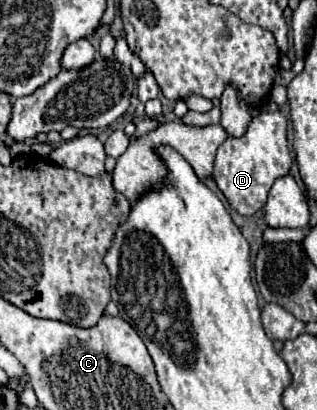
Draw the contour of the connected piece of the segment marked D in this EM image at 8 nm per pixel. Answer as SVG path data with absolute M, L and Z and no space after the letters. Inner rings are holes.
M260 113L252 119L242 137L232 137L218 147L212 177L216 175L216 185L234 211L240 215L254 215L264 207L272 183L288 175L290 167L292 157L286 141L286 117L282 113Z

